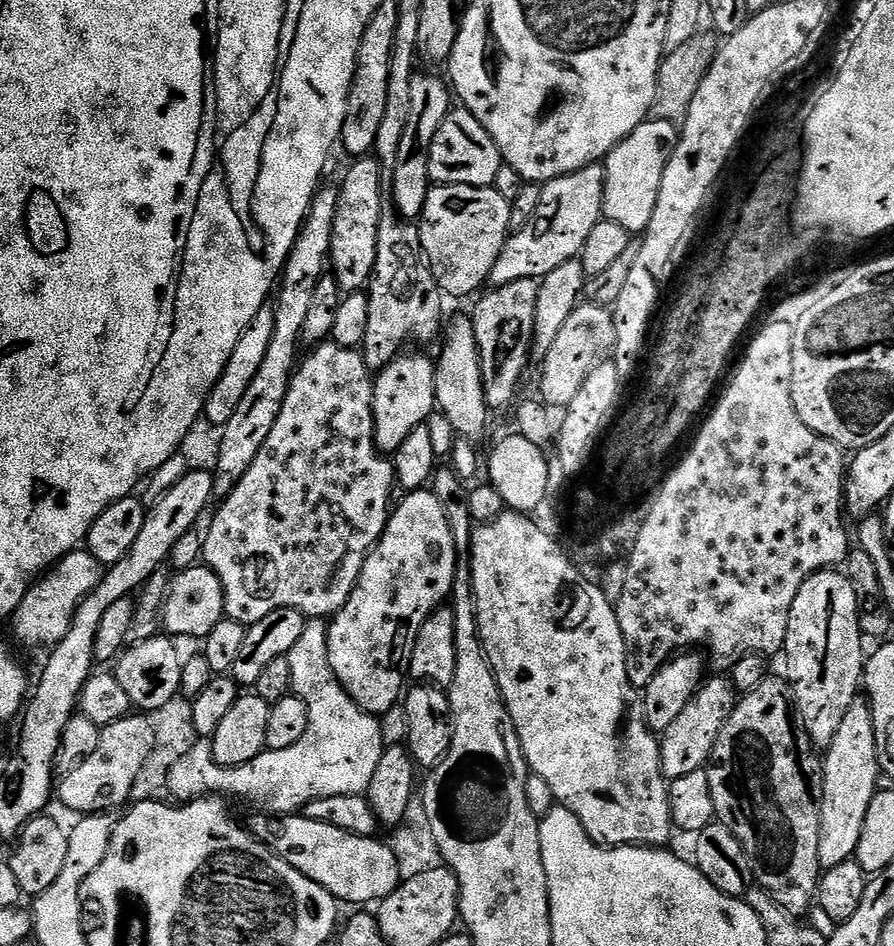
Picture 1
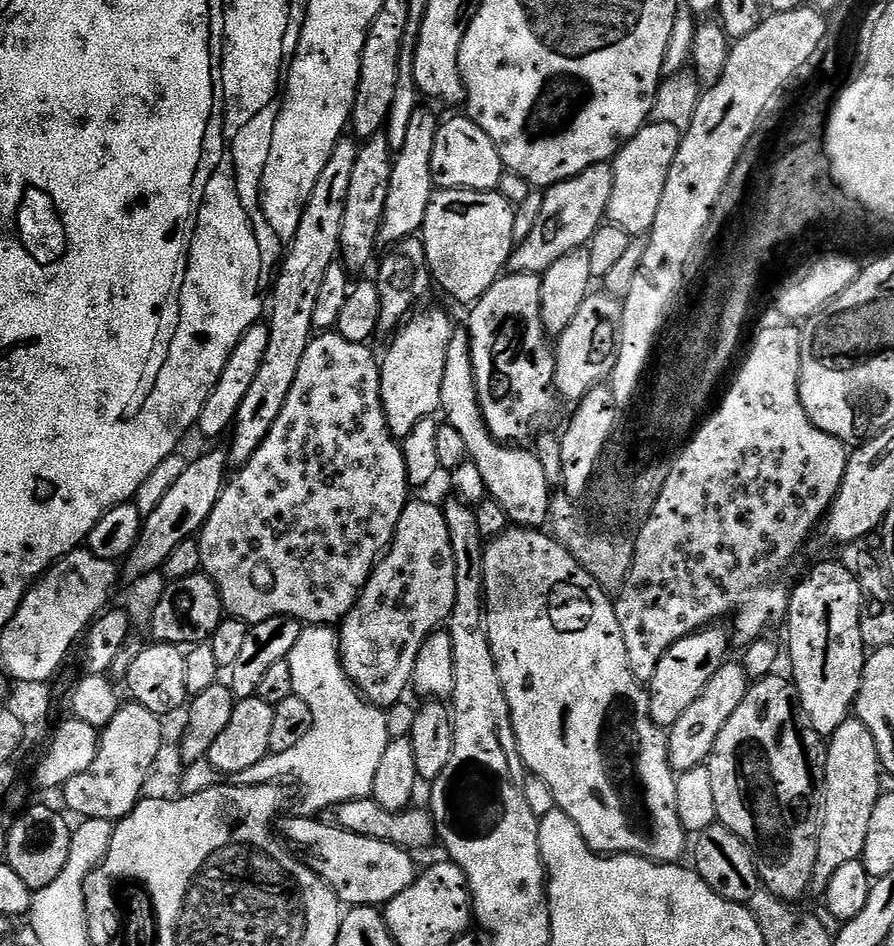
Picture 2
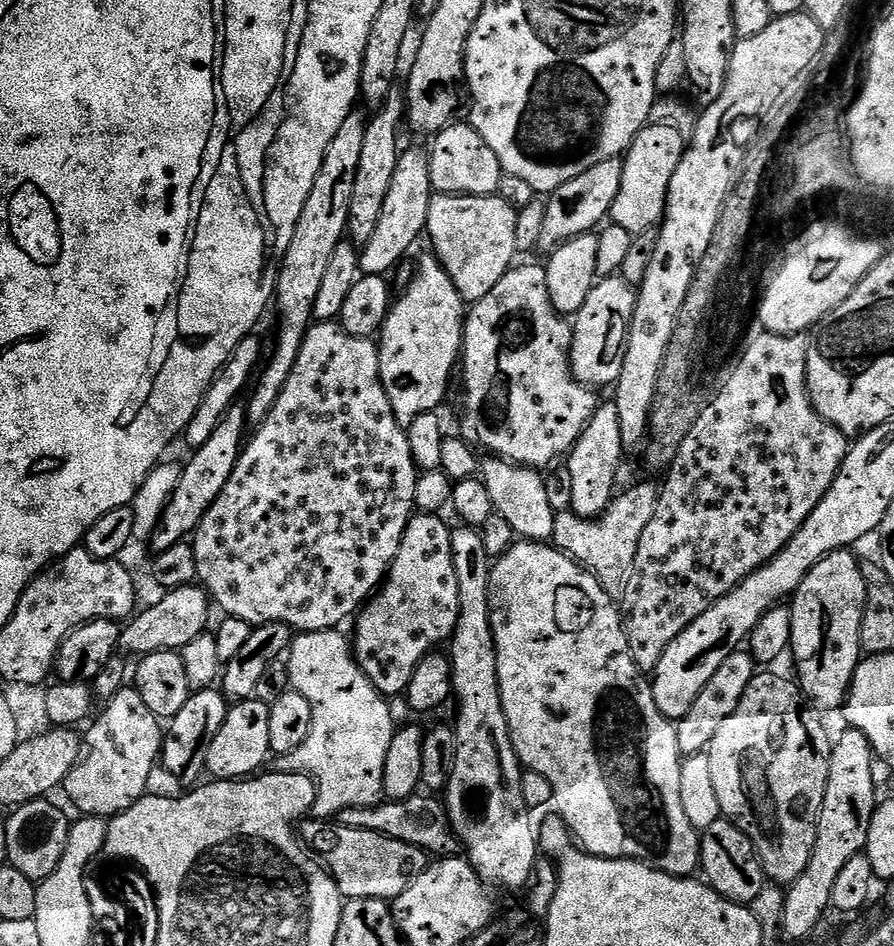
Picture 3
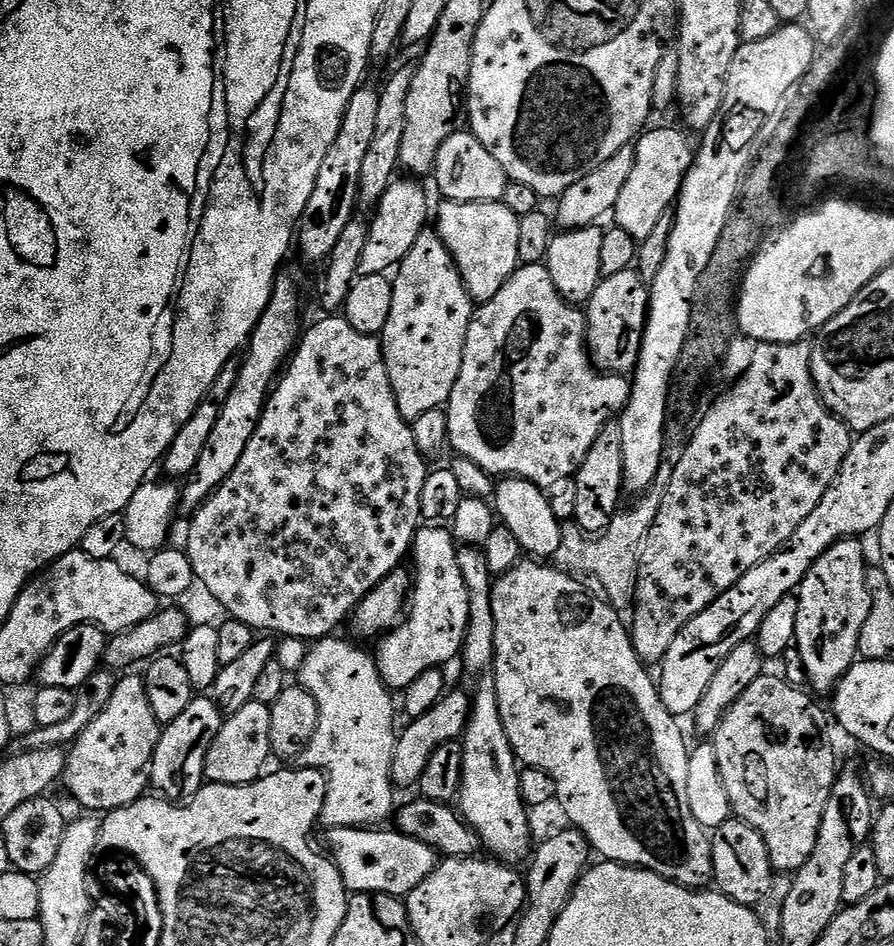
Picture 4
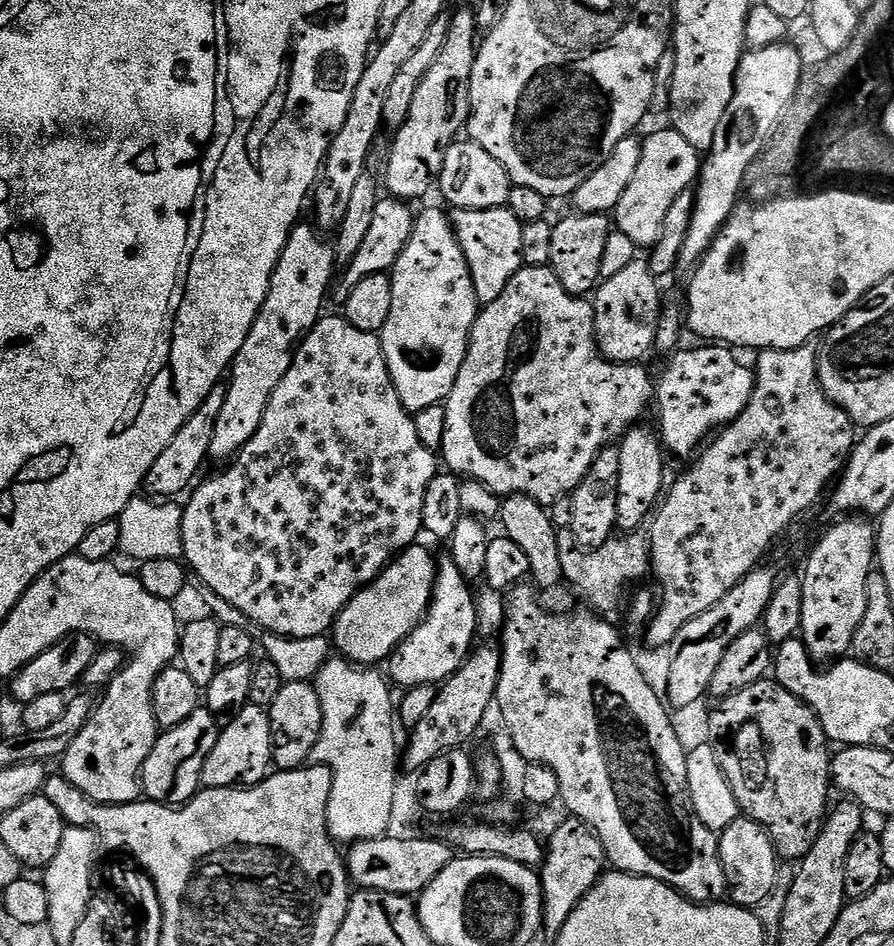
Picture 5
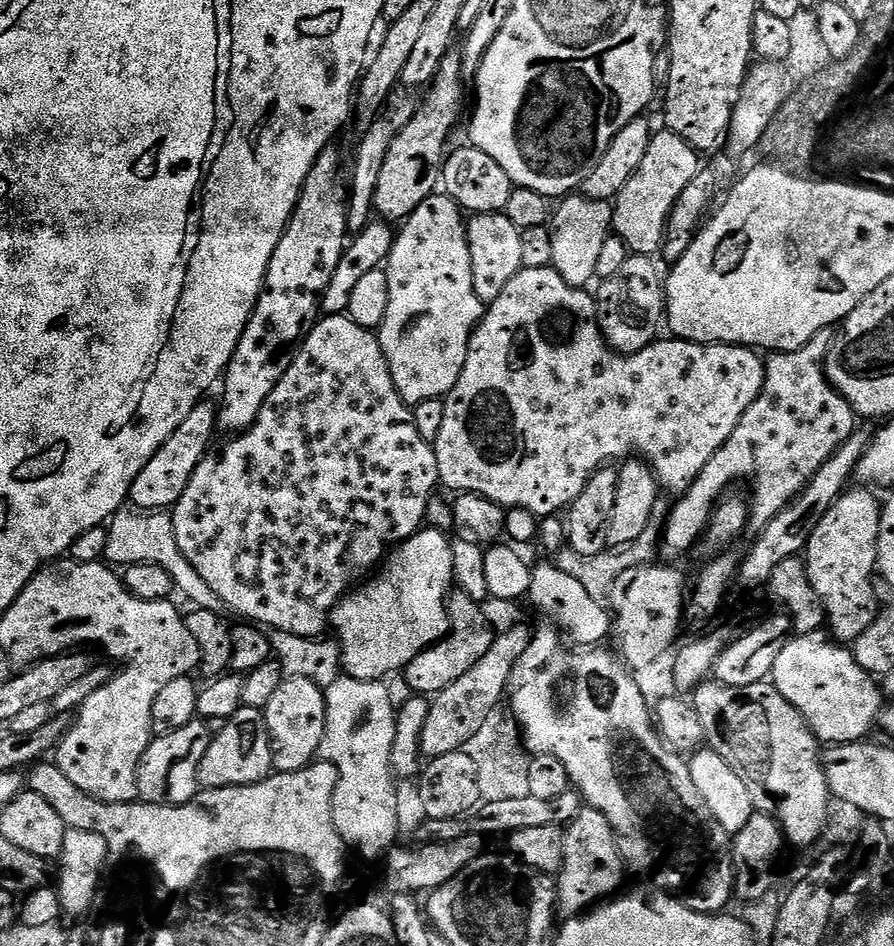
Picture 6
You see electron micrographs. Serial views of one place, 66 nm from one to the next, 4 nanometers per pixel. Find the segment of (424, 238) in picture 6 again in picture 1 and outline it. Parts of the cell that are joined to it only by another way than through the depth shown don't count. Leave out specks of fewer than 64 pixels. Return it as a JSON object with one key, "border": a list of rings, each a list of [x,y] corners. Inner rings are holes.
{"border":[[[401,354],[379,369],[374,390],[374,436],[376,447],[385,454],[394,454],[418,425],[425,423],[436,406],[436,365],[433,357]]]}

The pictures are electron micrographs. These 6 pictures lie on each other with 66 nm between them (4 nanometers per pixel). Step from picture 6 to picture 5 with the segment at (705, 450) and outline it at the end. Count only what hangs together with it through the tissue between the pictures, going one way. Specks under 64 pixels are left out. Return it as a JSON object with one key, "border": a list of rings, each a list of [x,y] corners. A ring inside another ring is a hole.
{"border":[[[527,266],[521,267],[519,272],[514,274],[514,278],[510,278],[510,282],[506,286],[506,290],[502,290],[502,294],[498,294],[498,298],[494,298],[494,302],[483,305],[481,307],[474,326],[472,327],[472,335],[468,338],[468,353],[464,359],[462,370],[458,374],[458,382],[454,382],[454,390],[448,395],[446,401],[446,438],[444,439],[444,447],[442,449],[442,460],[448,463],[446,466],[449,473],[455,473],[460,478],[471,478],[478,482],[485,484],[490,491],[495,492],[500,498],[507,498],[509,496],[529,496],[534,498],[539,504],[545,506],[553,506],[560,499],[571,497],[576,488],[582,482],[582,478],[586,478],[586,474],[590,470],[590,466],[594,466],[594,458],[598,458],[598,454],[603,448],[615,445],[617,441],[623,437],[624,433],[630,428],[637,427],[641,423],[640,420],[644,416],[644,411],[648,408],[648,403],[652,400],[652,376],[644,369],[643,363],[638,364],[615,364],[613,360],[608,360],[600,353],[600,347],[596,341],[596,309],[591,299],[582,296],[572,296],[567,290],[566,286],[562,286],[562,282],[558,282],[558,274],[552,272],[551,267],[545,266],[543,268],[530,268]],[[700,347],[704,348],[673,351],[667,357],[668,365],[656,384],[656,420],[660,423],[658,435],[671,455],[673,452],[676,456],[695,457],[713,433],[733,424],[738,414],[746,410],[756,385],[755,371],[749,365],[747,368],[732,353],[735,351],[731,347]]]}

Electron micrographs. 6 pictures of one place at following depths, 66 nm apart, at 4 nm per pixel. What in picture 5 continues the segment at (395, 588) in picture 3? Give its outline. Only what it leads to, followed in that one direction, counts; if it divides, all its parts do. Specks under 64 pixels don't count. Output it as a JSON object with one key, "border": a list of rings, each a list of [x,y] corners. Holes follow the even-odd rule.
{"border":[[[441,555],[436,566],[432,605],[428,607],[424,621],[392,651],[386,661],[387,675],[393,685],[404,689],[427,684],[439,686],[464,665],[477,643],[476,600],[472,597],[472,588],[473,585],[463,576],[451,555]]]}

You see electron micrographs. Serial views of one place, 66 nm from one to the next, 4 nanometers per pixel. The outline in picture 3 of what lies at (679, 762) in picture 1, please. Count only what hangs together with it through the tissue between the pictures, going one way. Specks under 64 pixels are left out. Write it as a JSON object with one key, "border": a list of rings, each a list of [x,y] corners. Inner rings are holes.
{"border":[[[737,650],[722,662],[722,666],[714,673],[714,678],[706,682],[702,694],[694,698],[694,706],[690,706],[690,714],[686,714],[684,719],[676,724],[678,734],[678,746],[685,757],[696,756],[699,752],[707,752],[710,742],[714,742],[714,734],[722,727],[722,722],[738,710],[738,702],[746,694],[746,686],[758,674],[758,665],[752,658],[751,652],[747,650]]]}

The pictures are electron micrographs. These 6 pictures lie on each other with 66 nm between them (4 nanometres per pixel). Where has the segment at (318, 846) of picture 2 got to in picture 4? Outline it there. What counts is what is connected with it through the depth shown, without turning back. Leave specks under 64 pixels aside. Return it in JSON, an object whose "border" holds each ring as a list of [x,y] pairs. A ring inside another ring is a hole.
{"border":[[[371,827],[327,829],[330,859],[342,874],[349,893],[381,892],[387,896],[407,897],[436,869],[438,854],[426,846],[426,842],[418,842],[395,830],[380,831],[384,830]]]}

